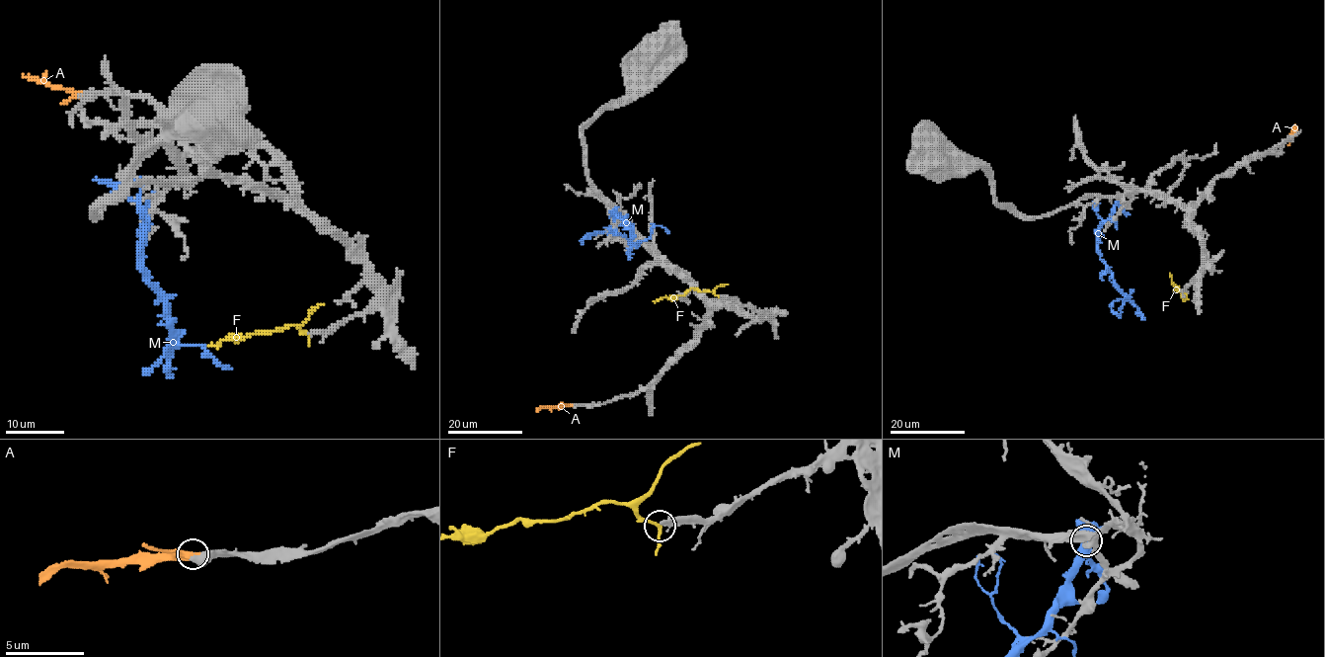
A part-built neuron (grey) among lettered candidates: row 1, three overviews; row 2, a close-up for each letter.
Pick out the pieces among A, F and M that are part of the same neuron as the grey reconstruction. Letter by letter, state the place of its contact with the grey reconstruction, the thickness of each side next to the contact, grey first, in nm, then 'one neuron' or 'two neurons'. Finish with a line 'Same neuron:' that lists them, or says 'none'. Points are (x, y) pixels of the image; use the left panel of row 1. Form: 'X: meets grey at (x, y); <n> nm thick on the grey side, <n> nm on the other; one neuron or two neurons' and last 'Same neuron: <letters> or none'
A: meets grey at (79, 94); 550 nm thick on the grey side, 420 nm on the other; one neuron
F: meets grey at (309, 334); 320 nm thick on the grey side, 180 nm on the other; two neurons
M: meets grey at (141, 186); 280 nm thick on the grey side, 550 nm on the other; two neurons
Same neuron: A

